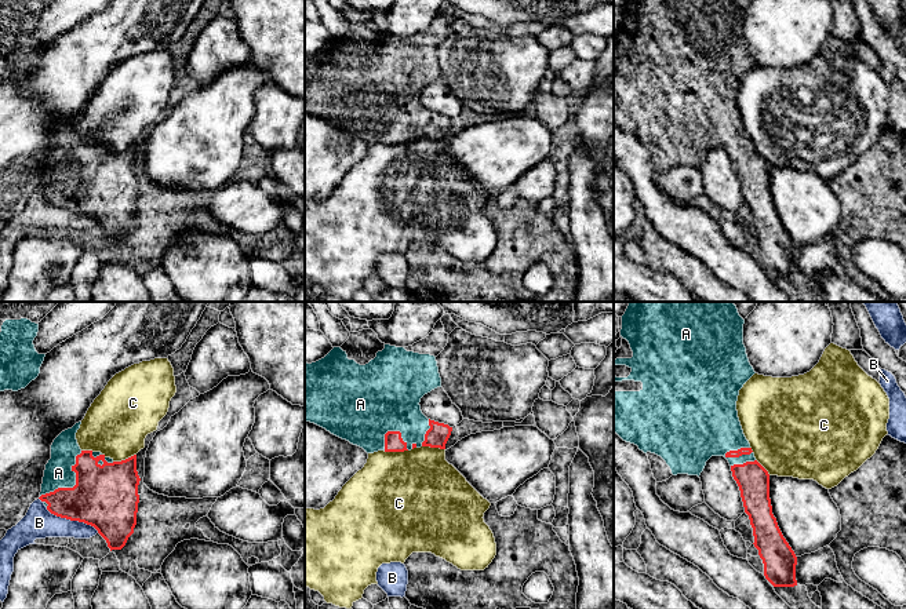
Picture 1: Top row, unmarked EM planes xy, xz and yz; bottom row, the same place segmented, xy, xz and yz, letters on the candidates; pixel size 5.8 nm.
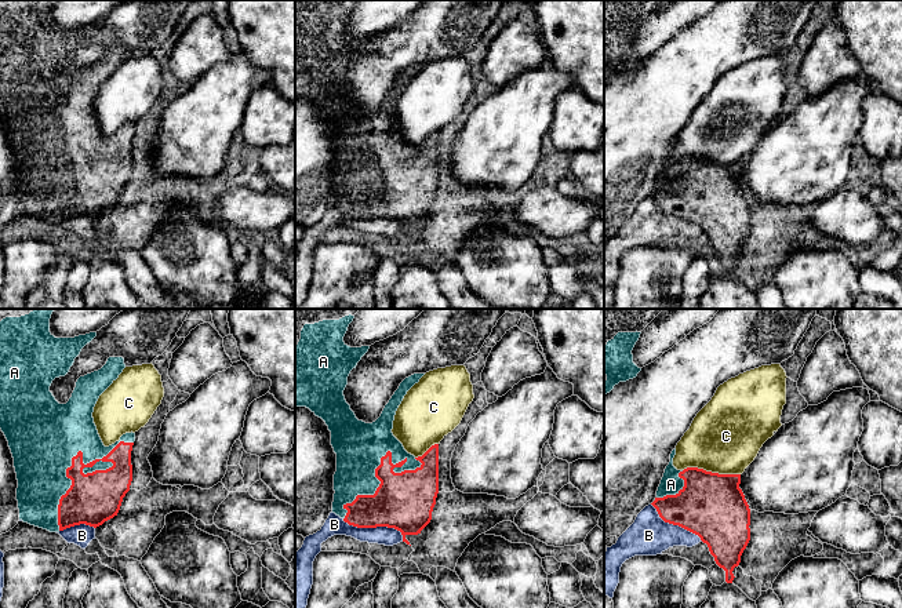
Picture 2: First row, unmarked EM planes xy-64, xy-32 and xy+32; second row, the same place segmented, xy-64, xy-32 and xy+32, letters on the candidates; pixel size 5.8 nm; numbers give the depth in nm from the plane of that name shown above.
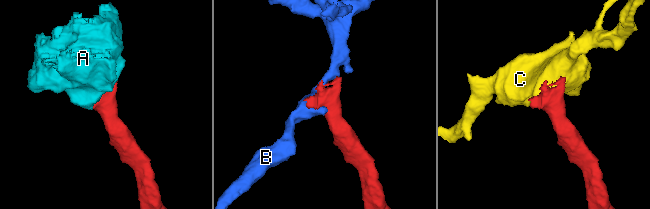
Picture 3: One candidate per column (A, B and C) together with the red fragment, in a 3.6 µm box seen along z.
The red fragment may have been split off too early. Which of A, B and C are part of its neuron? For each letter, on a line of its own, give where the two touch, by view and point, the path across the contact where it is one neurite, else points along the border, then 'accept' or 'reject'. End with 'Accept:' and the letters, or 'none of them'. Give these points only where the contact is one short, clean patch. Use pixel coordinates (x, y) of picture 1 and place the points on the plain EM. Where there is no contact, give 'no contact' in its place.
A: meets red in xy at (75, 177); accept
B: meets red in xy at (72, 211); border along xy (46, 199), (57, 207), (90, 215), (98, 223); reject
C: meets red in xz at (395, 142); reject
Accept: A

